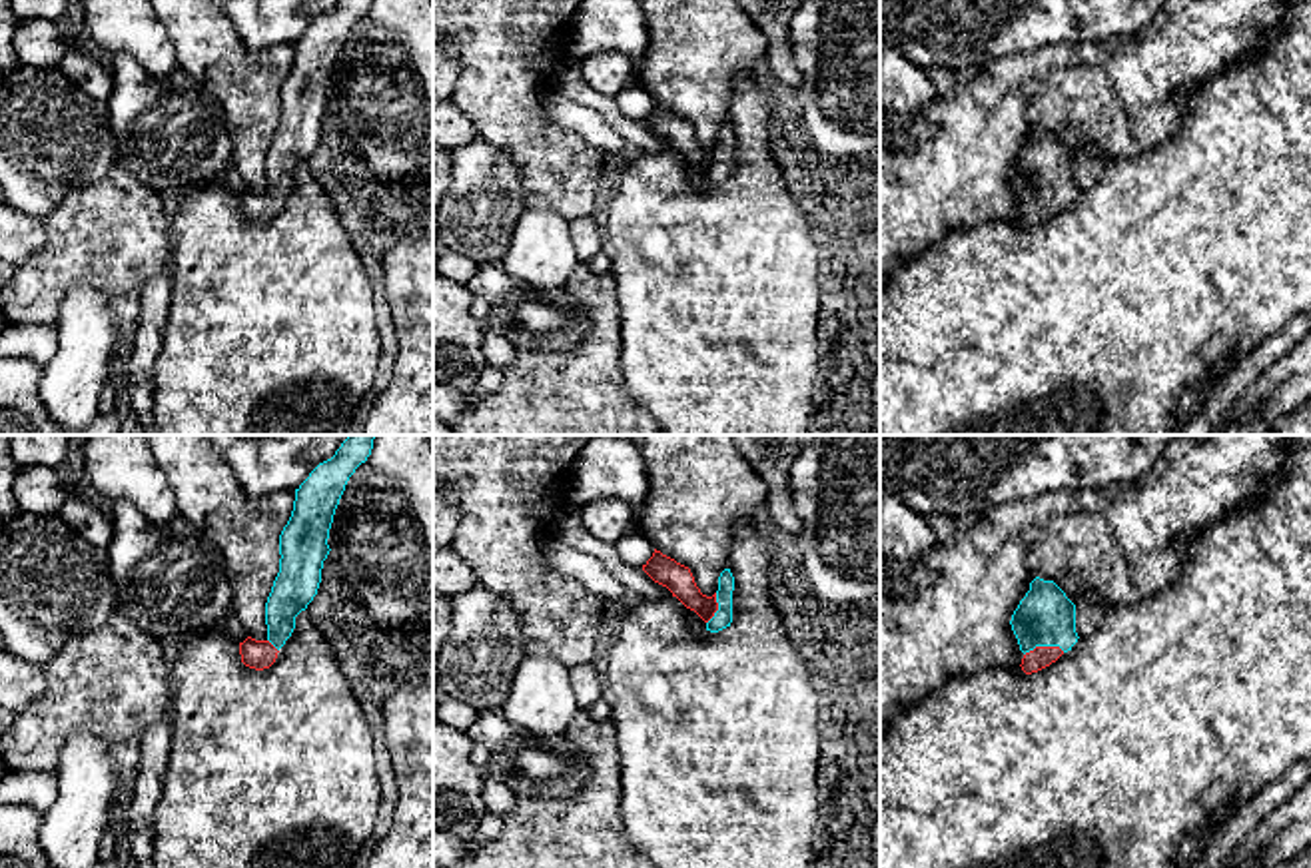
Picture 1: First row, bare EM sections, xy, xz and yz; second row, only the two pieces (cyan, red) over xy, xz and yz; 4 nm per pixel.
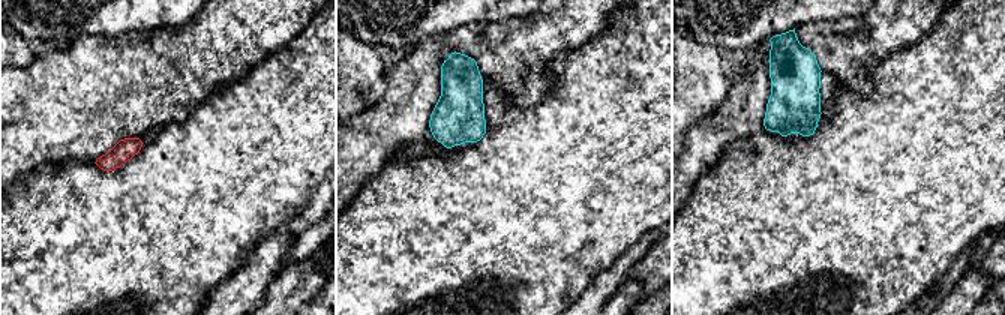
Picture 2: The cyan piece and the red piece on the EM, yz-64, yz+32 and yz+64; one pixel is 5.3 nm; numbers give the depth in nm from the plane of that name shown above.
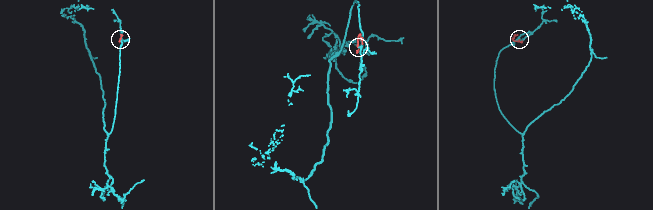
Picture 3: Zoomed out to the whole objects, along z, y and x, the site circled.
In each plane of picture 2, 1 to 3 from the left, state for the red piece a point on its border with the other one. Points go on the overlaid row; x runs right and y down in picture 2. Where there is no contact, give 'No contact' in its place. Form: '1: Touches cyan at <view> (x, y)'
1: No contact
2: No contact
3: No contact

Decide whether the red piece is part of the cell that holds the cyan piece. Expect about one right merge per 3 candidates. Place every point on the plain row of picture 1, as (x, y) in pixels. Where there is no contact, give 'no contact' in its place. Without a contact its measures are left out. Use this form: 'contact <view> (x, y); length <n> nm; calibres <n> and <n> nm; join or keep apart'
contact yz (1044, 198); length 170 nm; calibres 240 and 90 nm; join

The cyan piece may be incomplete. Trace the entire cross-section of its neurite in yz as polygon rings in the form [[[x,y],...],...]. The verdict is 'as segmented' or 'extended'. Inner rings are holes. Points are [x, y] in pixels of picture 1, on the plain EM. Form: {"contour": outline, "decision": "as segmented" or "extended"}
{"contour": [[[1036,130],[1012,168],[1012,184],[1024,206],[1022,223],[1038,225],[1078,196],[1076,158],[1054,136]]], "decision": "extended"}

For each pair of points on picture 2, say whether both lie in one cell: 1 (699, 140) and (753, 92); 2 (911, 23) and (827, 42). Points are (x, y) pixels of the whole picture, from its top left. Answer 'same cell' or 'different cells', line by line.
1: same cell
2: same cell

